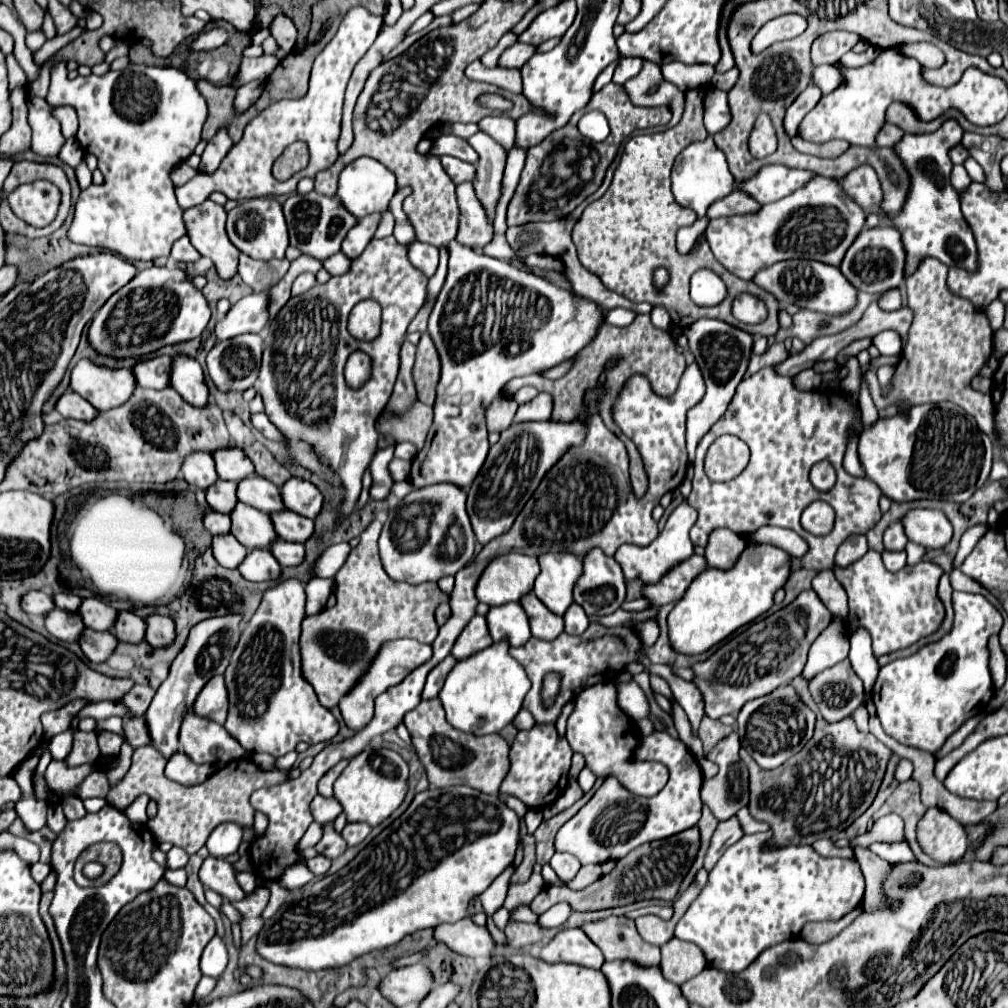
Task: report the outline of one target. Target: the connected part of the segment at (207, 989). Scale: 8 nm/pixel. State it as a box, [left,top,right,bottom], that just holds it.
[193,977,215,1003]

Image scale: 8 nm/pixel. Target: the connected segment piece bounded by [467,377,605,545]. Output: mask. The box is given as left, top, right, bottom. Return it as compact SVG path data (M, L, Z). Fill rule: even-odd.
M599 377L599 387L589 389L585 393L585 409L569 423L563 421L527 421L527 423L513 423L507 427L499 441L491 445L489 455L477 473L475 481L469 487L467 497L467 513L475 531L475 537L481 545L489 543L491 539L507 533L521 513L525 503L531 499L539 483L543 481L545 473L563 457L571 447L581 445L587 435L587 419L599 413L599 403L605 397L605 377Z

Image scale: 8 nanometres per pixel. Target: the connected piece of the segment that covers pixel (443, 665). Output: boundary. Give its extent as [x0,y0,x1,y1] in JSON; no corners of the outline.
[423,655,457,699]

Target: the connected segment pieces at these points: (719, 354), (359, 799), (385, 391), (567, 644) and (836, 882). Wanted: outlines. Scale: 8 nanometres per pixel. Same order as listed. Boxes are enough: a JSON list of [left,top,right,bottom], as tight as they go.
[[685,319,753,461],[333,747,409,825],[255,235,427,523],[509,623,649,723],[675,833,863,971]]

